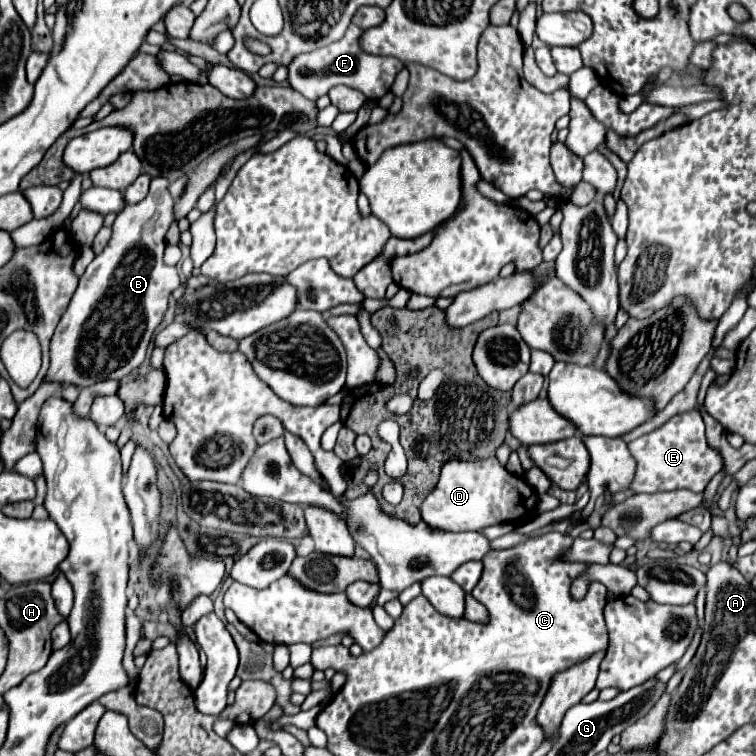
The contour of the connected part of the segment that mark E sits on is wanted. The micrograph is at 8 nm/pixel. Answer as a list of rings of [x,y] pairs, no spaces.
[[[699,410],[675,414],[661,428],[629,442],[629,450],[637,460],[637,474],[631,484],[633,492],[655,492],[655,490],[677,490],[677,488],[703,492],[709,480],[723,466],[719,452],[707,446],[705,424]]]

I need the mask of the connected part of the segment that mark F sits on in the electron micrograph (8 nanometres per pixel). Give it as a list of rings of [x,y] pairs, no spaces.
[[[377,6],[359,8],[359,12],[353,16],[351,26],[347,28],[347,32],[341,40],[337,40],[325,48],[307,52],[307,54],[299,54],[289,64],[289,84],[309,100],[317,100],[319,96],[327,94],[337,84],[345,84],[355,90],[361,90],[369,100],[379,100],[381,96],[385,96],[391,90],[397,72],[403,68],[403,62],[395,60],[391,56],[367,54],[359,46],[359,36],[383,20],[385,20],[383,8],[377,8]]]

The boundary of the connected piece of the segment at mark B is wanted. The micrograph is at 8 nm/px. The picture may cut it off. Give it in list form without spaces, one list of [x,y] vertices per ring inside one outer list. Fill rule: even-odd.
[[[153,178],[149,186],[149,194],[145,200],[125,206],[119,212],[113,224],[113,236],[105,250],[95,256],[95,260],[87,266],[85,274],[79,280],[79,286],[63,314],[51,346],[49,356],[51,364],[43,378],[43,382],[59,382],[59,384],[73,384],[77,388],[93,386],[99,380],[121,380],[127,372],[133,372],[145,360],[147,346],[151,342],[153,330],[163,320],[167,310],[169,294],[181,286],[177,268],[167,266],[163,262],[165,250],[165,232],[173,222],[173,198],[169,194],[169,180],[167,178]]]

